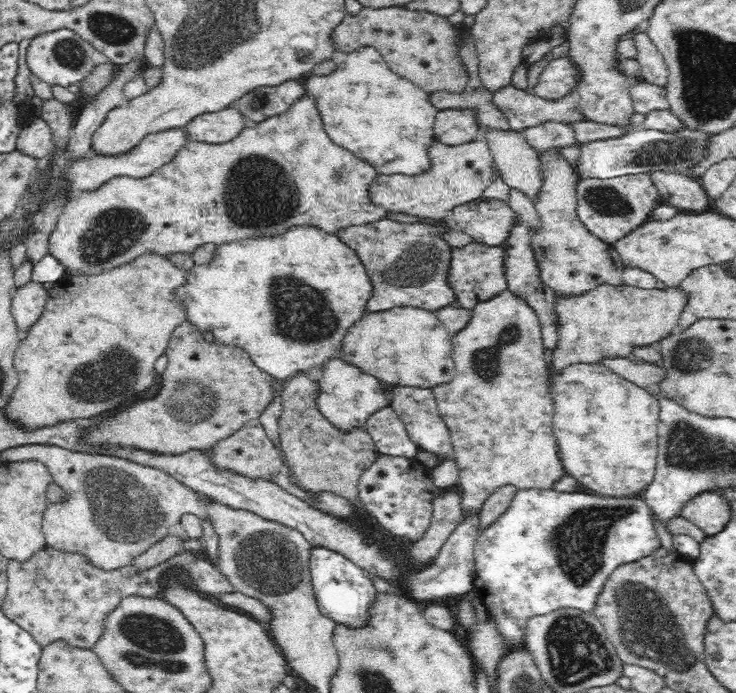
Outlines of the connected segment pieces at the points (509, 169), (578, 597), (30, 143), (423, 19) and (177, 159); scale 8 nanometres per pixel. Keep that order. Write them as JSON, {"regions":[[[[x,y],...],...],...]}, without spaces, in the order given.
{"regions":[[[[488,130],[480,137],[488,140],[490,152],[504,182],[533,198],[541,176],[537,172],[537,153],[521,138],[517,131]]],[[[548,489],[519,490],[510,507],[488,526],[482,527],[473,546],[474,594],[485,608],[504,655],[523,650],[528,638],[528,622],[560,610],[592,614],[612,572],[624,564],[648,556],[660,540],[648,516],[646,502],[635,497],[611,498],[582,492]]],[[[40,118],[29,121],[15,142],[15,150],[30,158],[41,158],[51,150],[51,134]]],[[[362,7],[356,14],[348,14],[334,32],[336,48],[351,53],[358,47],[375,48],[390,70],[427,92],[435,90],[461,91],[465,81],[463,68],[455,55],[455,42],[461,33],[446,17],[416,12],[406,7]]],[[[304,92],[290,105],[286,112],[259,123],[249,124],[249,126],[240,129],[240,132],[237,132],[237,135],[230,140],[222,141],[220,144],[192,143],[191,141],[184,143],[184,146],[181,146],[169,161],[155,168],[152,174],[149,174],[146,178],[134,179],[124,176],[110,180],[108,184],[96,192],[80,192],[80,195],[74,196],[62,206],[54,221],[52,232],[46,234],[48,251],[67,266],[69,274],[104,273],[122,264],[132,264],[140,256],[154,255],[154,257],[170,258],[173,255],[184,253],[191,256],[196,248],[204,244],[218,246],[249,239],[278,237],[291,232],[296,226],[318,225],[325,232],[338,235],[348,228],[373,224],[385,218],[386,212],[381,208],[371,206],[365,200],[365,188],[373,179],[373,176],[376,176],[376,173],[377,170],[372,163],[357,156],[350,149],[336,144],[336,141],[326,131],[324,117],[322,117],[322,111],[320,111],[320,105],[318,105],[318,97],[312,95],[312,93]]]]}

